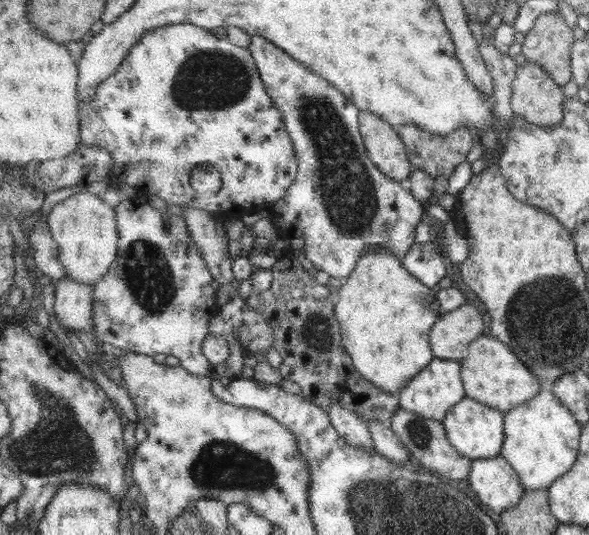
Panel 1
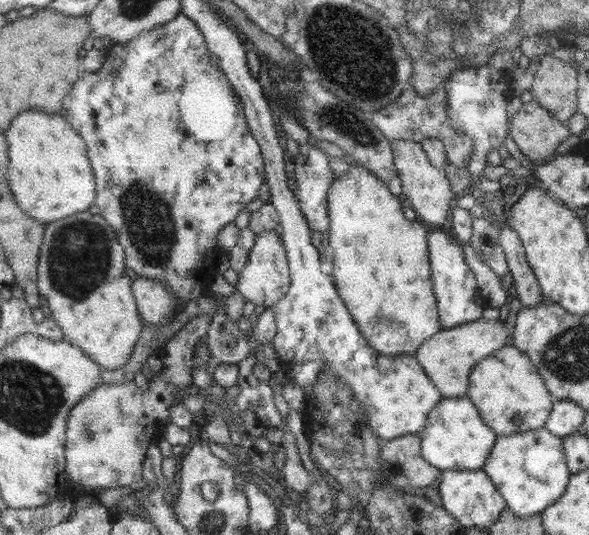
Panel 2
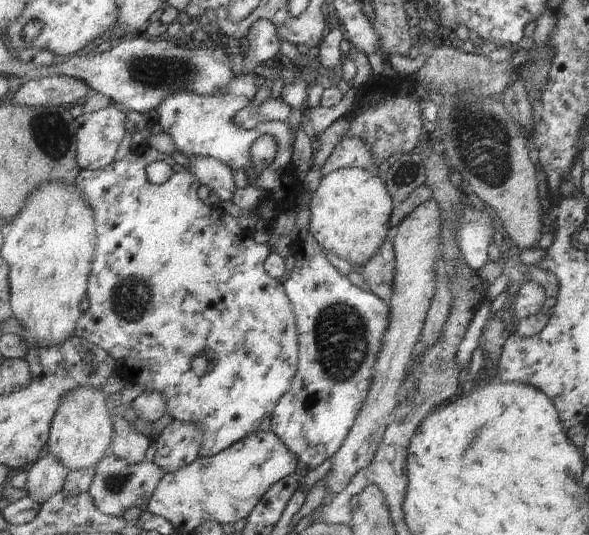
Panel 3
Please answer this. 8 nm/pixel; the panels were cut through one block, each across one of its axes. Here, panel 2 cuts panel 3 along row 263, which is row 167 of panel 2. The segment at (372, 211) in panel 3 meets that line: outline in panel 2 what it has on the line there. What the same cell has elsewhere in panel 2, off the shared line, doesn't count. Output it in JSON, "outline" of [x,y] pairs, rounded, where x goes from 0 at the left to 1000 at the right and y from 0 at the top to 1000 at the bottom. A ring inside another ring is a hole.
{"outline":[[[587,295],[589,301],[594,303],[594,308],[589,318],[582,321],[582,327],[579,327],[576,333],[572,331],[572,336],[569,342],[565,342],[565,348],[562,353],[559,353],[559,404],[560,404],[560,434],[559,434],[559,458],[567,467],[567,480],[565,480],[565,508],[564,514],[569,520],[570,536],[574,538],[576,550],[579,551],[579,557],[586,561],[586,568],[591,570],[593,583],[599,587],[599,594],[606,598],[606,606],[613,606],[613,621],[620,621],[620,628],[626,628],[625,641],[626,645],[637,649],[640,656],[645,658],[645,662],[650,664],[681,664],[681,662],[701,662],[701,658],[711,656],[713,647],[722,639],[722,636],[728,636],[728,632],[735,632],[739,624],[742,624],[750,613],[749,602],[745,602],[745,585],[742,583],[744,564],[740,555],[740,546],[737,544],[737,527],[732,523],[732,493],[733,488],[730,486],[730,465],[728,460],[725,460],[725,426],[718,422],[718,419],[713,419],[711,415],[706,415],[705,411],[691,411],[691,404],[684,400],[684,385],[689,383],[689,376],[684,368],[671,364],[664,353],[660,353],[660,346],[647,335],[647,331],[640,329],[640,323],[635,323],[630,320],[630,316],[620,312],[620,308],[610,308],[604,307],[604,303],[596,301],[594,297]]]}

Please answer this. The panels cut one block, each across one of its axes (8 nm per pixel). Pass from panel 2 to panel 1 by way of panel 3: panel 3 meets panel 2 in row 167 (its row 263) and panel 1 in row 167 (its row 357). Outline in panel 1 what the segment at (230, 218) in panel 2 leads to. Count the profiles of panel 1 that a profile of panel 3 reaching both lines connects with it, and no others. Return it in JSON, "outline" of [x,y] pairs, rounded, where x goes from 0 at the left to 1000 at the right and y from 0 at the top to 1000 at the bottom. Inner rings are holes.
{"outline":[[[297,45],[292,49],[265,50],[261,56],[251,58],[243,71],[239,71],[238,80],[224,90],[217,108],[212,108],[211,116],[205,118],[204,131],[188,140],[188,146],[175,153],[171,161],[165,163],[165,174],[163,179],[160,179],[160,185],[153,193],[136,191],[136,232],[136,252],[141,269],[148,269],[149,273],[154,273],[154,277],[178,277],[178,280],[182,280],[182,284],[192,292],[192,307],[195,307],[192,308],[192,329],[195,329],[195,333],[205,333],[205,340],[214,342],[217,348],[226,348],[226,351],[233,351],[238,363],[250,359],[255,363],[263,363],[263,366],[273,370],[273,374],[277,374],[280,379],[295,381],[301,394],[309,393],[311,389],[338,389],[338,393],[351,393],[351,396],[358,396],[358,400],[368,406],[377,406],[379,413],[387,409],[387,406],[380,406],[382,396],[406,396],[406,407],[413,407],[413,404],[419,400],[435,400],[443,396],[443,393],[457,391],[474,372],[480,370],[480,366],[487,363],[487,357],[497,348],[497,342],[503,340],[506,316],[509,314],[509,308],[504,303],[503,277],[497,273],[496,254],[491,250],[489,239],[484,236],[482,219],[479,217],[475,206],[470,204],[469,191],[462,187],[462,181],[455,176],[455,166],[450,164],[448,150],[443,146],[428,97],[421,90],[413,90],[406,84],[396,82],[396,79],[389,77],[385,71],[375,75],[375,71],[368,71],[365,64],[360,64],[358,58],[340,52],[338,49],[328,45]],[[350,305],[357,305],[367,314],[367,318],[374,323],[377,338],[372,357],[353,364],[336,363],[331,359],[331,351],[324,348],[324,321],[328,321],[328,314],[331,314],[334,307]]]}

